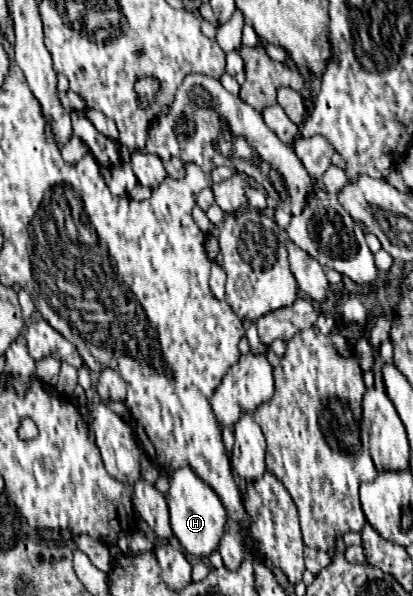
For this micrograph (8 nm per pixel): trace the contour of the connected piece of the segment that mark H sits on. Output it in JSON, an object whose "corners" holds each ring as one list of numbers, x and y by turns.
{"corners":[[188,465,172,471,168,481,170,481,170,487,168,487,166,499,168,499,168,509,170,509,172,533,190,555,208,557,218,547,220,535,226,525,226,509,220,497]]}

